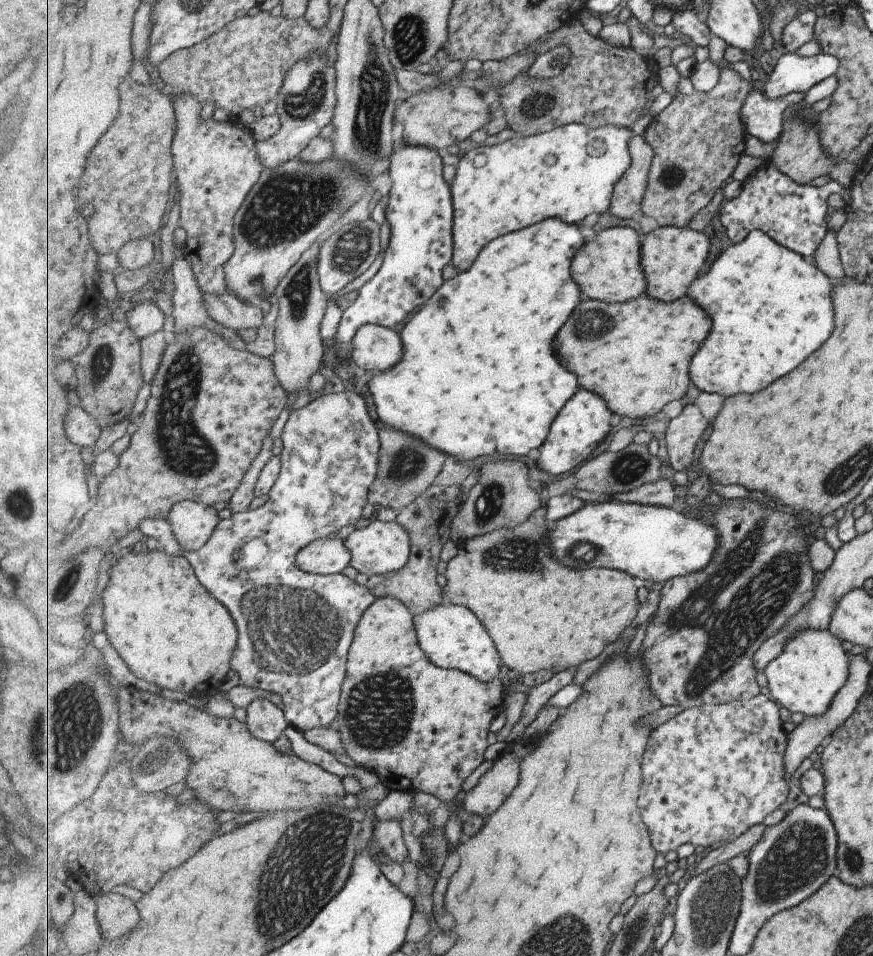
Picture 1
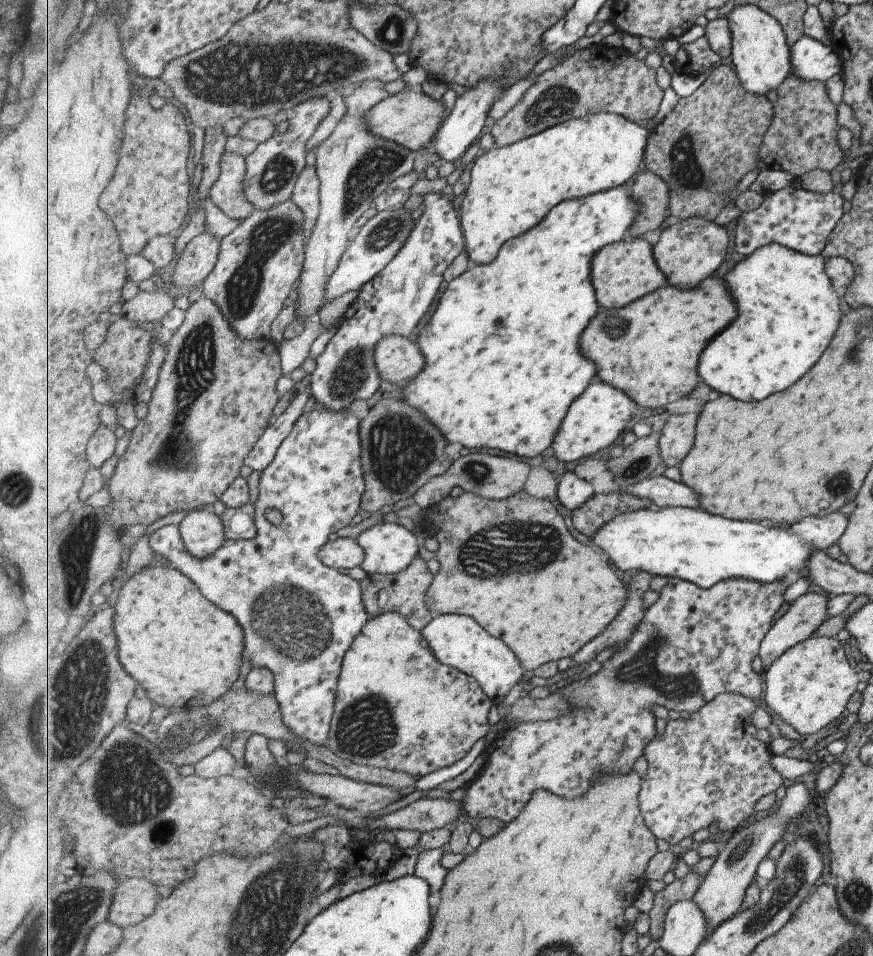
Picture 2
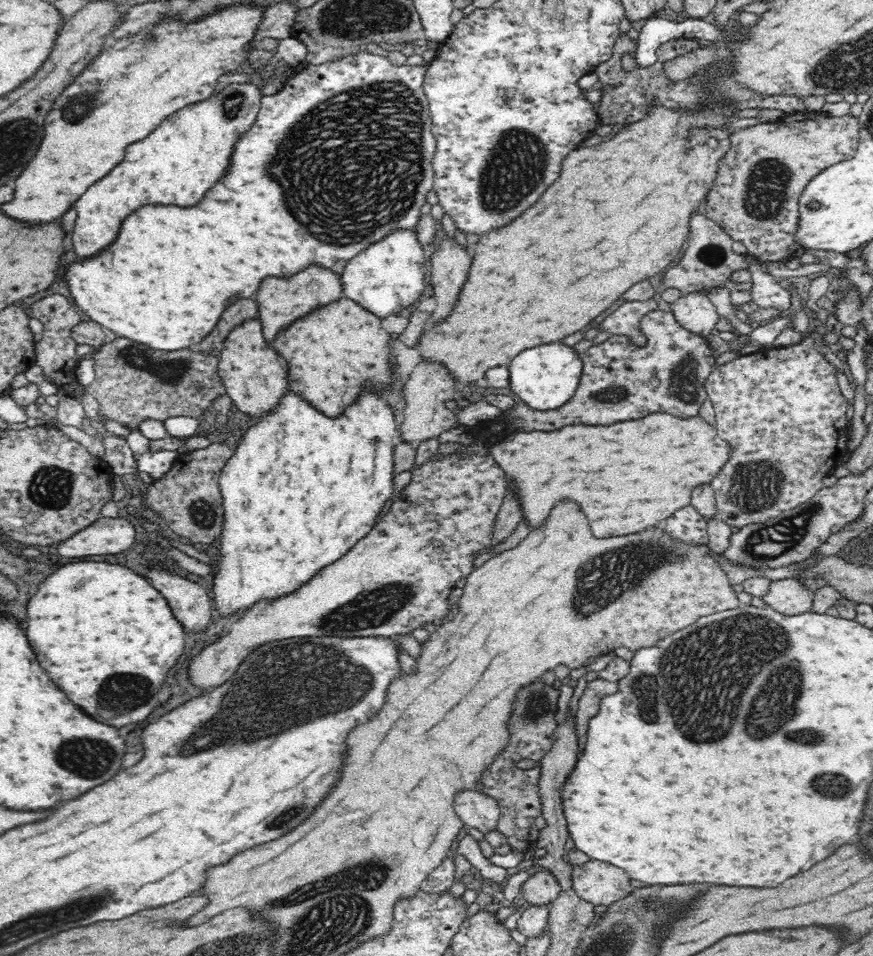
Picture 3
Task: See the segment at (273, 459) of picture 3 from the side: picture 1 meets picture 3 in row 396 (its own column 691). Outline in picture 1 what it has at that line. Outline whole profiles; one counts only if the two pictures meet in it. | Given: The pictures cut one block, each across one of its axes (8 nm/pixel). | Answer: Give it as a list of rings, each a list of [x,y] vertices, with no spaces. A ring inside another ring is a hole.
[[[754,231],[745,241],[728,246],[712,263],[709,270],[702,276],[699,276],[696,280],[697,284],[693,283],[693,286],[687,292],[688,296],[695,298],[697,304],[701,304],[701,308],[709,308],[709,316],[713,316],[713,332],[709,334],[708,340],[700,347],[700,351],[693,358],[691,370],[693,384],[698,387],[698,390],[703,390],[707,393],[716,393],[720,396],[728,398],[729,396],[735,396],[735,394],[755,394],[763,388],[767,388],[771,382],[779,380],[781,376],[789,374],[791,370],[795,370],[797,366],[801,366],[805,362],[805,358],[815,350],[819,348],[825,338],[831,334],[831,328],[833,328],[833,312],[831,312],[831,300],[829,300],[829,288],[831,288],[831,282],[829,278],[813,266],[809,262],[805,262],[805,258],[800,253],[793,252],[785,248],[784,245],[779,244],[773,240],[768,233],[762,231]]]

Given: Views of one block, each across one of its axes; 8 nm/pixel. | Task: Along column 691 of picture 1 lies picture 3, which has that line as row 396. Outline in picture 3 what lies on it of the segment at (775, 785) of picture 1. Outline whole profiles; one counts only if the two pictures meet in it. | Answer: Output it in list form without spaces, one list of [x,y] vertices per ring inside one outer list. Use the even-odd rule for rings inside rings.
[[[812,338],[798,344],[741,355],[708,373],[705,389],[714,406],[720,438],[732,442],[732,462],[712,480],[716,492],[715,517],[732,526],[767,521],[810,500],[848,451],[847,398],[840,391],[836,368],[818,352]]]

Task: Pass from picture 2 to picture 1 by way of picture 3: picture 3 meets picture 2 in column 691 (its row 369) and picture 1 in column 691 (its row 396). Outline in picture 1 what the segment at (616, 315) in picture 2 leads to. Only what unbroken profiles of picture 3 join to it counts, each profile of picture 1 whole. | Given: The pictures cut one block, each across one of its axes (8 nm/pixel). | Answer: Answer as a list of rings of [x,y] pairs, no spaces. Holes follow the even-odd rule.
[[[647,291],[640,298],[623,303],[605,303],[597,300],[583,300],[581,308],[573,314],[573,320],[565,324],[565,332],[561,330],[557,336],[557,356],[569,360],[569,368],[581,376],[582,389],[597,392],[608,401],[609,408],[619,418],[647,418],[659,414],[673,400],[681,400],[691,386],[691,370],[693,358],[700,347],[708,340],[713,322],[707,312],[697,306],[691,296],[676,302],[665,302]]]

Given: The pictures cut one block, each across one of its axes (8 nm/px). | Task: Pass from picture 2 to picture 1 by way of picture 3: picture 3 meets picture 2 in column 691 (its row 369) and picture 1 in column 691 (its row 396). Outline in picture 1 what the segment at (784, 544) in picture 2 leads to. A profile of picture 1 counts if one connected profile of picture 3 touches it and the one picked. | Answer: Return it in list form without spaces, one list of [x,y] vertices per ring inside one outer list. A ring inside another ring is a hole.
[[[613,500],[602,504],[587,504],[572,516],[551,523],[549,538],[553,556],[557,556],[557,560],[561,560],[561,564],[565,564],[567,568],[613,568],[643,581],[651,580],[653,583],[666,583],[675,576],[689,576],[707,570],[709,564],[713,564],[717,558],[722,539],[720,529],[701,518],[689,518],[688,514],[677,513],[665,506]]]

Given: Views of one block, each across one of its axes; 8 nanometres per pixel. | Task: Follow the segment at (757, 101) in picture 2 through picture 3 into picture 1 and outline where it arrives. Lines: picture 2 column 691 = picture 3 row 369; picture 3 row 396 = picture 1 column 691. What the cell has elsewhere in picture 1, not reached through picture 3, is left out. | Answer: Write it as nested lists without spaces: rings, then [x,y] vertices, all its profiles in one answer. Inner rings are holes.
[[[724,59],[720,66],[723,69],[719,84],[712,92],[705,94],[693,89],[691,94],[675,95],[671,103],[652,119],[644,132],[645,140],[653,148],[654,160],[642,212],[660,227],[687,227],[691,218],[711,202],[715,190],[725,186],[725,180],[732,176],[739,158],[746,154],[748,130],[741,112],[744,111],[745,100],[749,98],[749,90],[753,85],[731,68],[729,60]]]

